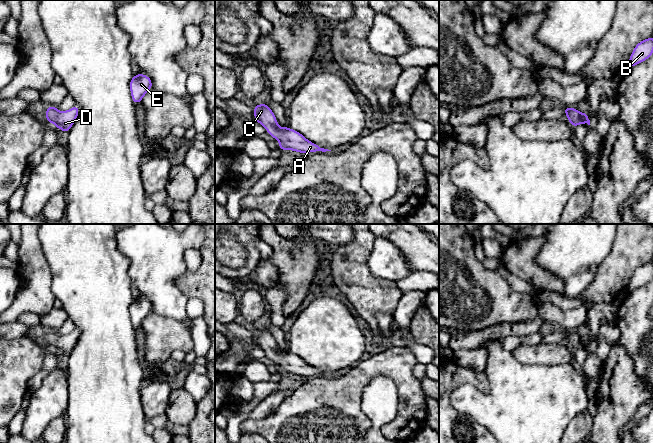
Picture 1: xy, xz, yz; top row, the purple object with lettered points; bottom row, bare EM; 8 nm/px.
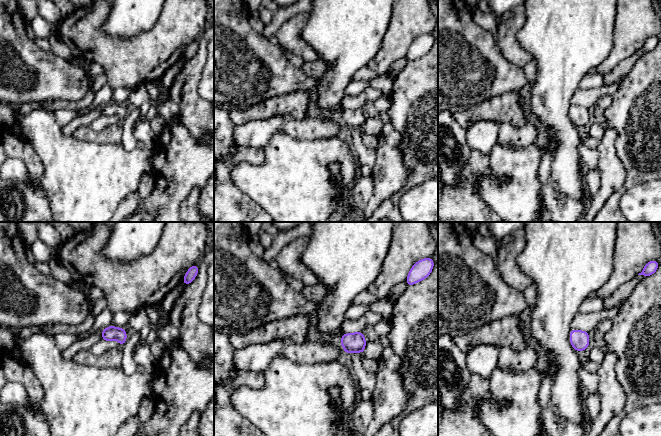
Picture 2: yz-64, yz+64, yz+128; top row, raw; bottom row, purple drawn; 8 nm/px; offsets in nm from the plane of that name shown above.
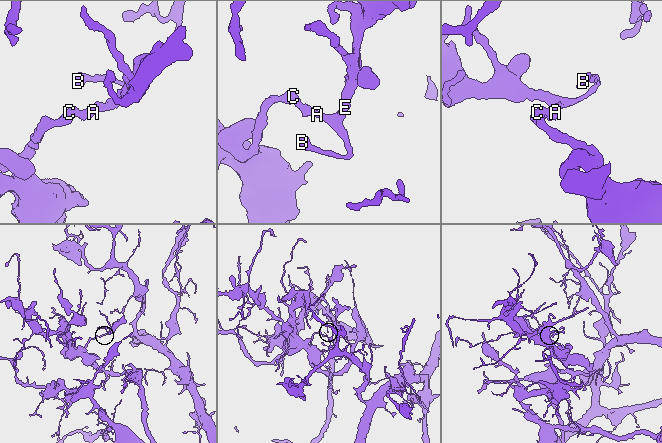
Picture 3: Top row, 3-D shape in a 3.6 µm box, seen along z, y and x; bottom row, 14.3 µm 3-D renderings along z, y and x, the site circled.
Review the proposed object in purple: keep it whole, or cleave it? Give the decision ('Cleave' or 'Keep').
Keep

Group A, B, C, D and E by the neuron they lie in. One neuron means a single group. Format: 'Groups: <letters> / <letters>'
Groups: A B C D E

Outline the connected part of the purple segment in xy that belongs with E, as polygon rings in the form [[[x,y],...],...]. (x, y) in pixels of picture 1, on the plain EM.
[[[137,298],[133,300],[129,311],[132,324],[137,329],[143,323],[144,319],[152,312],[152,305],[145,298]]]

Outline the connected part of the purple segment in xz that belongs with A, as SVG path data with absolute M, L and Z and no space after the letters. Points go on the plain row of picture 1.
M259 328L254 332L255 345L266 352L266 355L279 365L281 374L293 374L299 377L310 377L317 375L331 375L307 364L301 357L288 351L279 351L277 343L267 328Z

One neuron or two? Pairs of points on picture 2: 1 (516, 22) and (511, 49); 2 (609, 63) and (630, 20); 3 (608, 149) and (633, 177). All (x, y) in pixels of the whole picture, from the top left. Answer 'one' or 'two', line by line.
1: one
2: one
3: two

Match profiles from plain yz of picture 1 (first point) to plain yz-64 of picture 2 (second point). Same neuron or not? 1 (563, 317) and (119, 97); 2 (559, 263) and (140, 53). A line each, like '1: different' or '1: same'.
1: same
2: different

